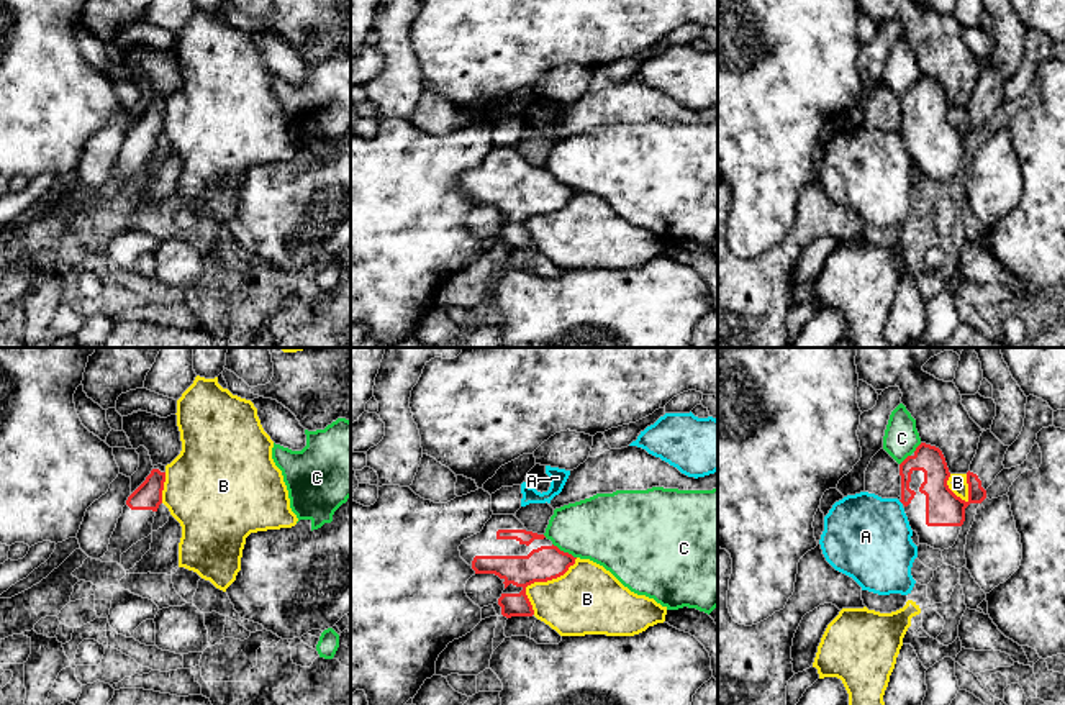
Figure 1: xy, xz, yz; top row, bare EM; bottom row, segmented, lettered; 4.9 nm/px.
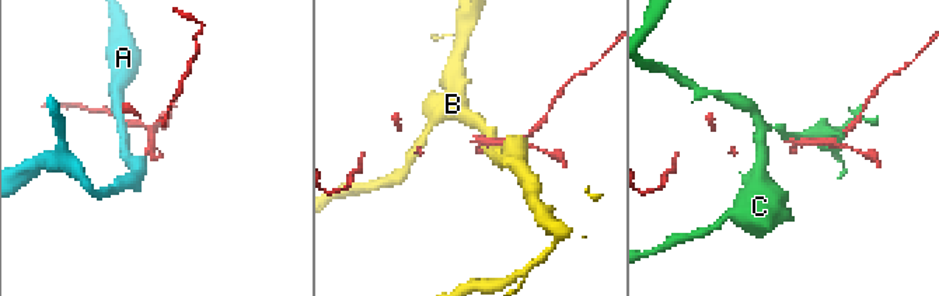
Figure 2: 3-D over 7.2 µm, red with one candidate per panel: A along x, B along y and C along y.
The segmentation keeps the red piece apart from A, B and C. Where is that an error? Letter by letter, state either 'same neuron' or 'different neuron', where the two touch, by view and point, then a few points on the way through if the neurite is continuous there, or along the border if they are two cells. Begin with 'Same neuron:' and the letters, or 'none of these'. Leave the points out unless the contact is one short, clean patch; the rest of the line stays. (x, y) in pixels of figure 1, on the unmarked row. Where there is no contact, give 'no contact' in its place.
Same neuron: none of these
A: different neuron; contact yz (901, 135)
B: different neuron; contact xz (539, 213)
C: different neuron; contact xz (562, 184)

